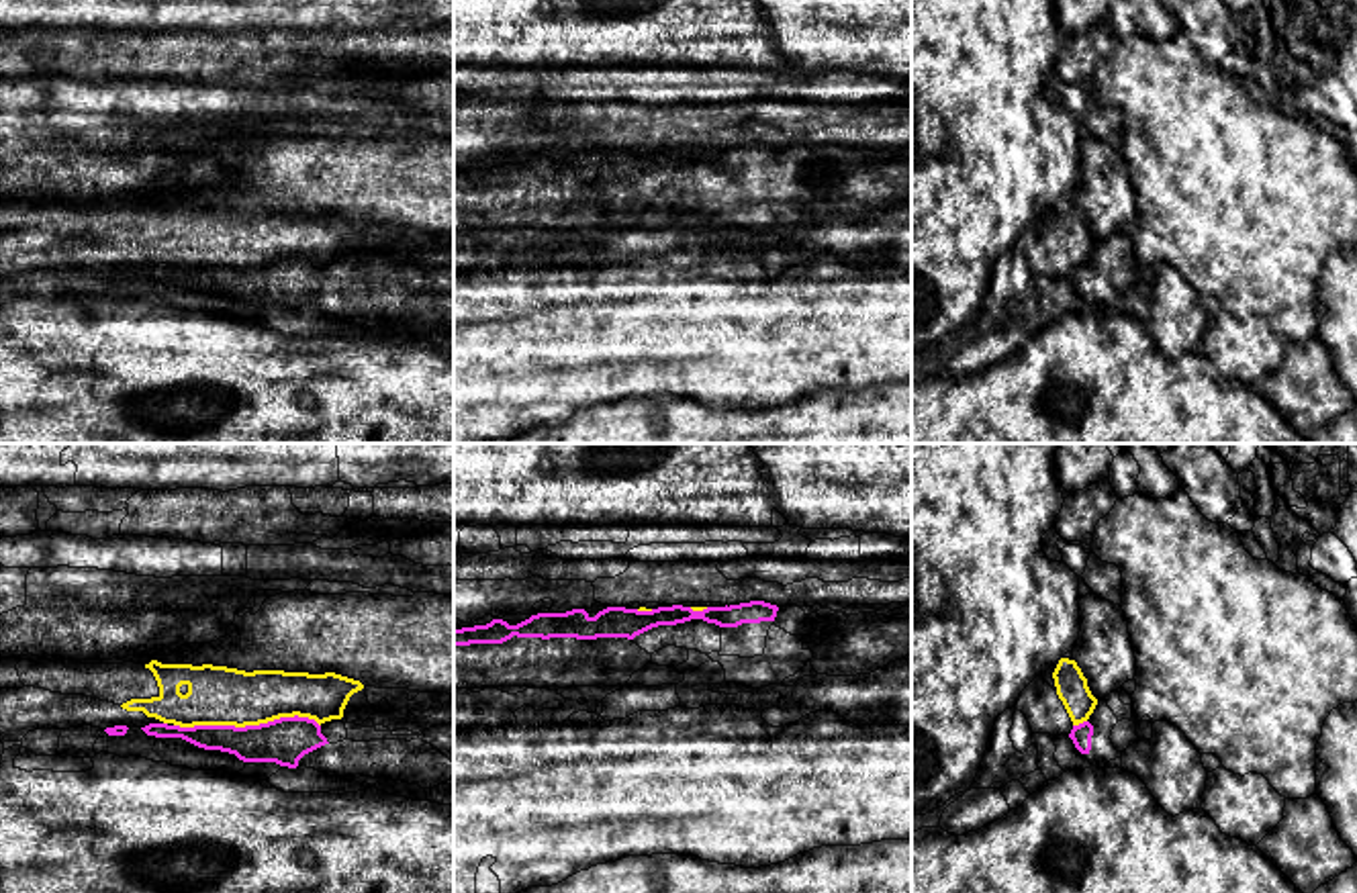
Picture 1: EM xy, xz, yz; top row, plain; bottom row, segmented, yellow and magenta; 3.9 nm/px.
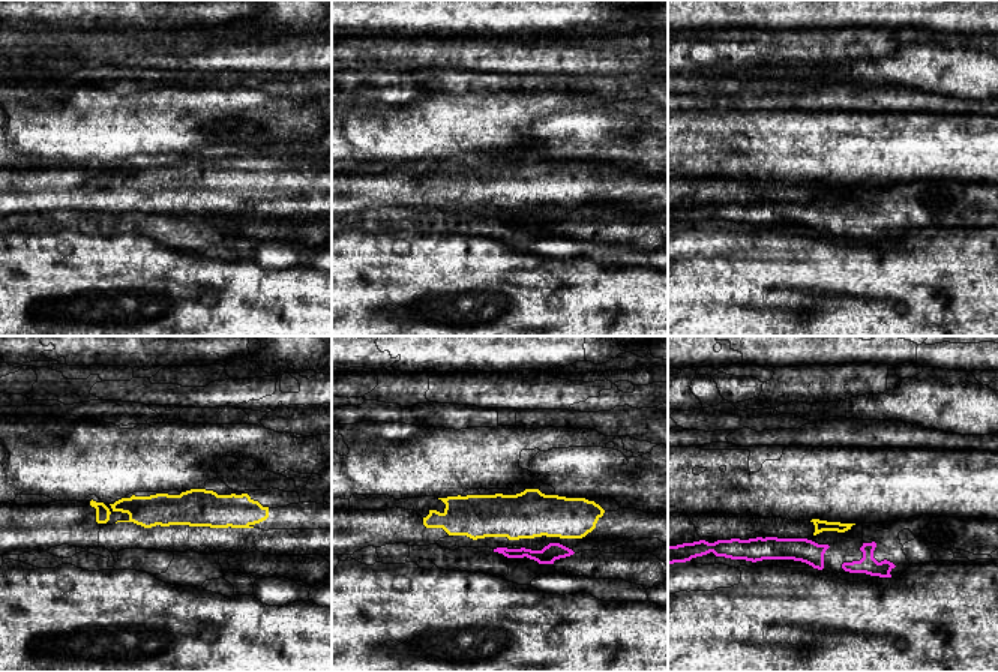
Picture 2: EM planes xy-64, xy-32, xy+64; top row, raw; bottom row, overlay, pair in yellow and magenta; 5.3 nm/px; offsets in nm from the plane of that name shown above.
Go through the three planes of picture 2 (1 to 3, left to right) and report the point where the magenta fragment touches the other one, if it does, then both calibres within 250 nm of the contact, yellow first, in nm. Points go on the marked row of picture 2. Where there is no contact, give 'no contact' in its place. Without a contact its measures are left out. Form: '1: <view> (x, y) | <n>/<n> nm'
1: no contact
2: no contact
3: no contact

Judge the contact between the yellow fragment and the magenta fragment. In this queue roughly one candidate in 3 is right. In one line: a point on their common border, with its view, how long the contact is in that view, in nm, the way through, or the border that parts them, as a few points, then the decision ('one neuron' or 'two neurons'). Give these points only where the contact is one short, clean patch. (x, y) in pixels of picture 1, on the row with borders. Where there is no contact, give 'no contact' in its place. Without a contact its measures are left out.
xy (246, 724) | 600 nm | two neurons

